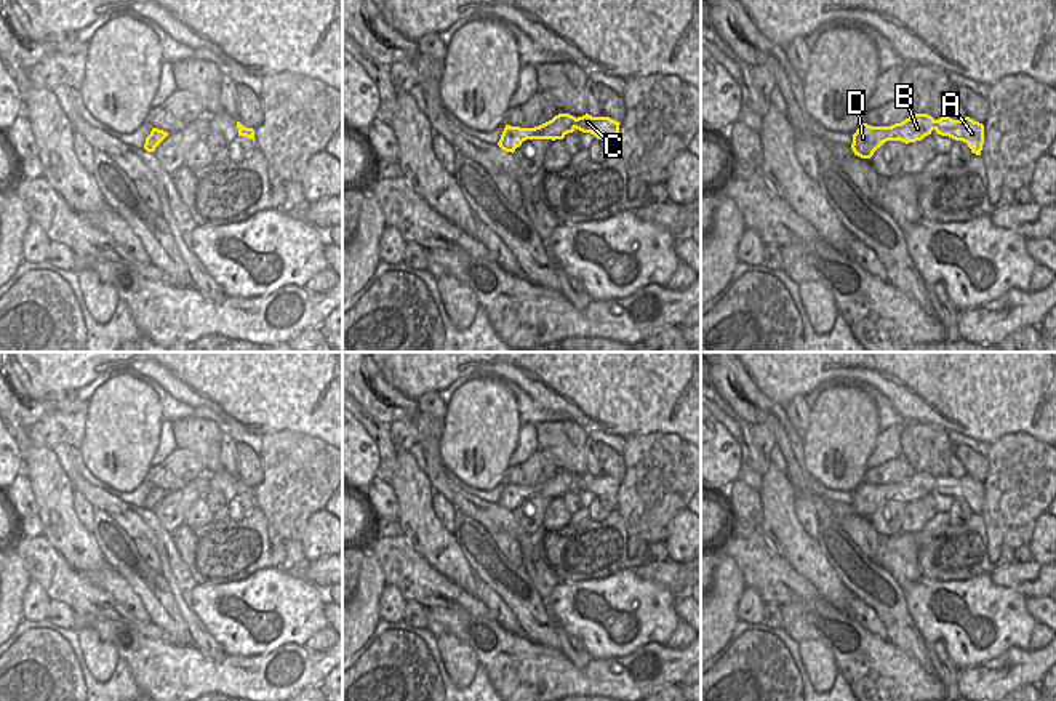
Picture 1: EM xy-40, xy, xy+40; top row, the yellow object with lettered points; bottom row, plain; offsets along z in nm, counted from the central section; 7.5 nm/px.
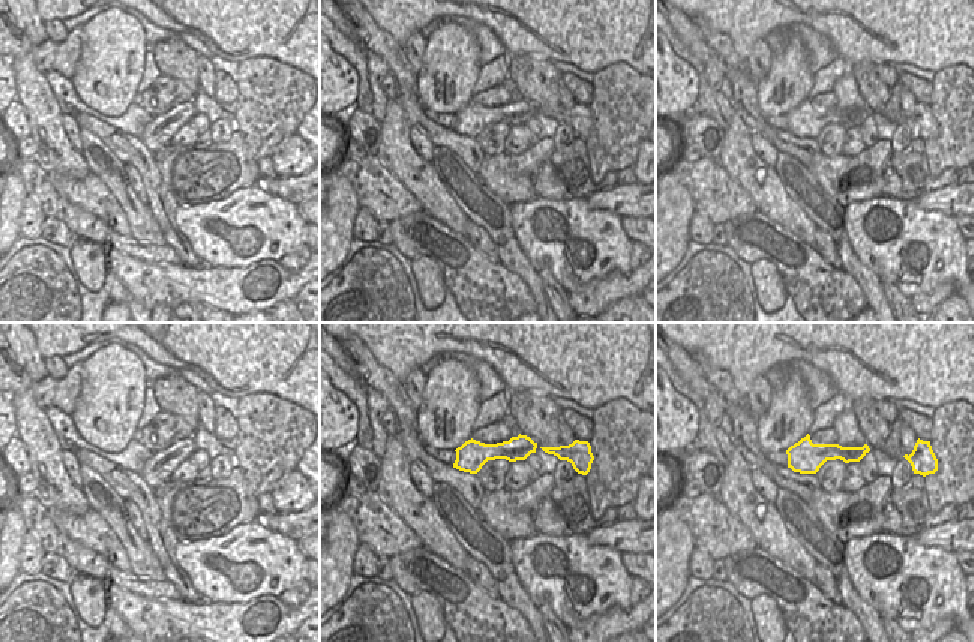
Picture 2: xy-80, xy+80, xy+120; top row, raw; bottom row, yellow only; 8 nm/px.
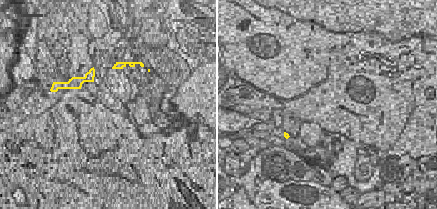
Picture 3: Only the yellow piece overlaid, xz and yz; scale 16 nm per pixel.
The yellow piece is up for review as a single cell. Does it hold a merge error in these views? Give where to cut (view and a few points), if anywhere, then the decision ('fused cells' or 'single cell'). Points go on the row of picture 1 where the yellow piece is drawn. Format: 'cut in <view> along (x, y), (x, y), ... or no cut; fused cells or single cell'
no cut; single cell

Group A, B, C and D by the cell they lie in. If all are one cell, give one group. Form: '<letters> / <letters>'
A B C D

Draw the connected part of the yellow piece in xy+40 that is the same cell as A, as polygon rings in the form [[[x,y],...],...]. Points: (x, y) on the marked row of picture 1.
[[[914,114],[901,123],[891,126],[870,126],[862,123],[853,134],[851,149],[861,158],[870,158],[874,152],[886,141],[902,141],[906,144],[922,141],[925,136],[936,131],[941,136],[949,136],[955,141],[968,144],[973,154],[981,155],[984,144],[984,125],[970,117],[954,120],[941,117],[934,120],[928,114]]]

